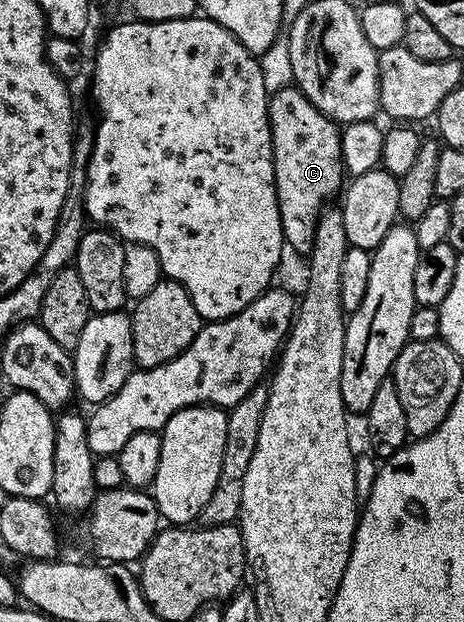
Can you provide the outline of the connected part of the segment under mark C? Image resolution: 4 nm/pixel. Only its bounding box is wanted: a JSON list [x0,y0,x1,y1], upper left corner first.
[267,85,345,256]

